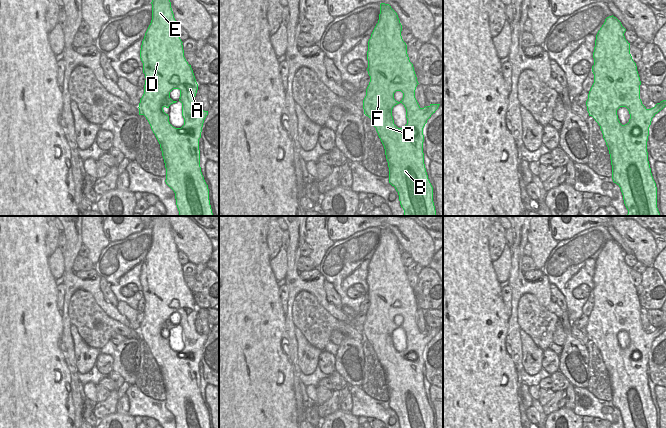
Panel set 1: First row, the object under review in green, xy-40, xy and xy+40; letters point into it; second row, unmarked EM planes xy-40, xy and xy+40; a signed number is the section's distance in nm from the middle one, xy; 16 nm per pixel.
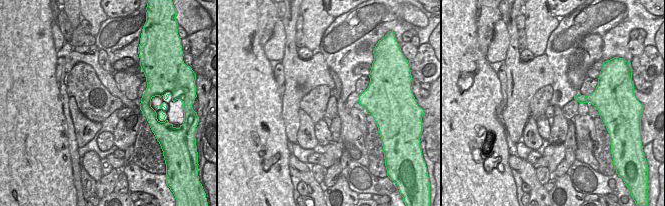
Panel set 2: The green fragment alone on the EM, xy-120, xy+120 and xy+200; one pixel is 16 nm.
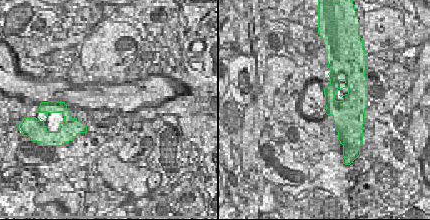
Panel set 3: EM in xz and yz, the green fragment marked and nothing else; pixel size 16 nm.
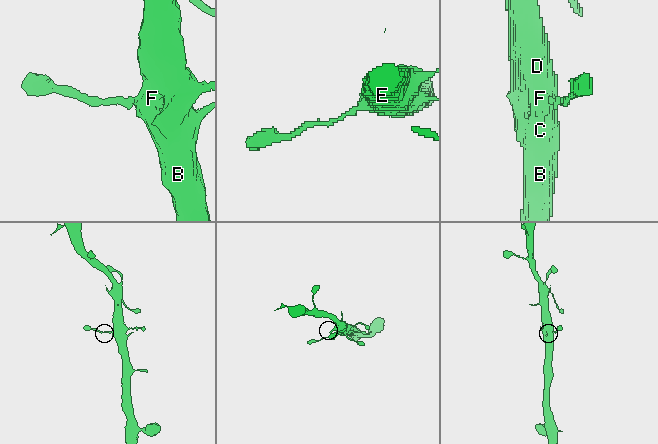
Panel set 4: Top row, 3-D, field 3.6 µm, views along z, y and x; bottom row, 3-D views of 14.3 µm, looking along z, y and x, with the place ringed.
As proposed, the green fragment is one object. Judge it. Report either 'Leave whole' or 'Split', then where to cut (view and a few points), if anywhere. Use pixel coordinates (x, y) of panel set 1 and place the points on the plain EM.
Leave whole. No split

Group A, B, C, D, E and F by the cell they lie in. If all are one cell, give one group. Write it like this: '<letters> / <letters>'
A B C D E F

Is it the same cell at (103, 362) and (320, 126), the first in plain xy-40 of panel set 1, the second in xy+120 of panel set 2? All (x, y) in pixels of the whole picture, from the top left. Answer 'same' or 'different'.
same

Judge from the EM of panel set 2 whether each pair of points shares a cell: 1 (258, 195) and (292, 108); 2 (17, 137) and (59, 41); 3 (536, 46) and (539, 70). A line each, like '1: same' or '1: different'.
1: different
2: different
3: different

